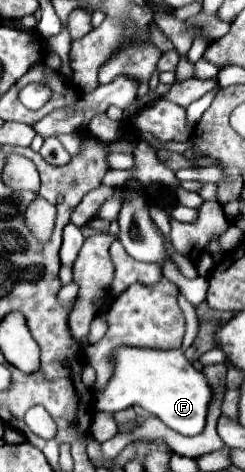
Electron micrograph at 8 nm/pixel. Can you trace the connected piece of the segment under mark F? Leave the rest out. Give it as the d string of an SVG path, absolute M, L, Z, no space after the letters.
M182 295L178 297L178 304L182 309L186 331L180 349L172 351L152 351L152 349L136 349L136 347L120 347L116 349L114 361L114 377L106 385L104 391L96 395L96 409L98 411L122 411L132 405L140 405L148 413L156 415L164 421L170 429L182 435L198 435L206 425L206 415L210 401L214 399L214 389L210 387L206 375L184 357L184 349L190 347L196 339L199 322L196 309Z

